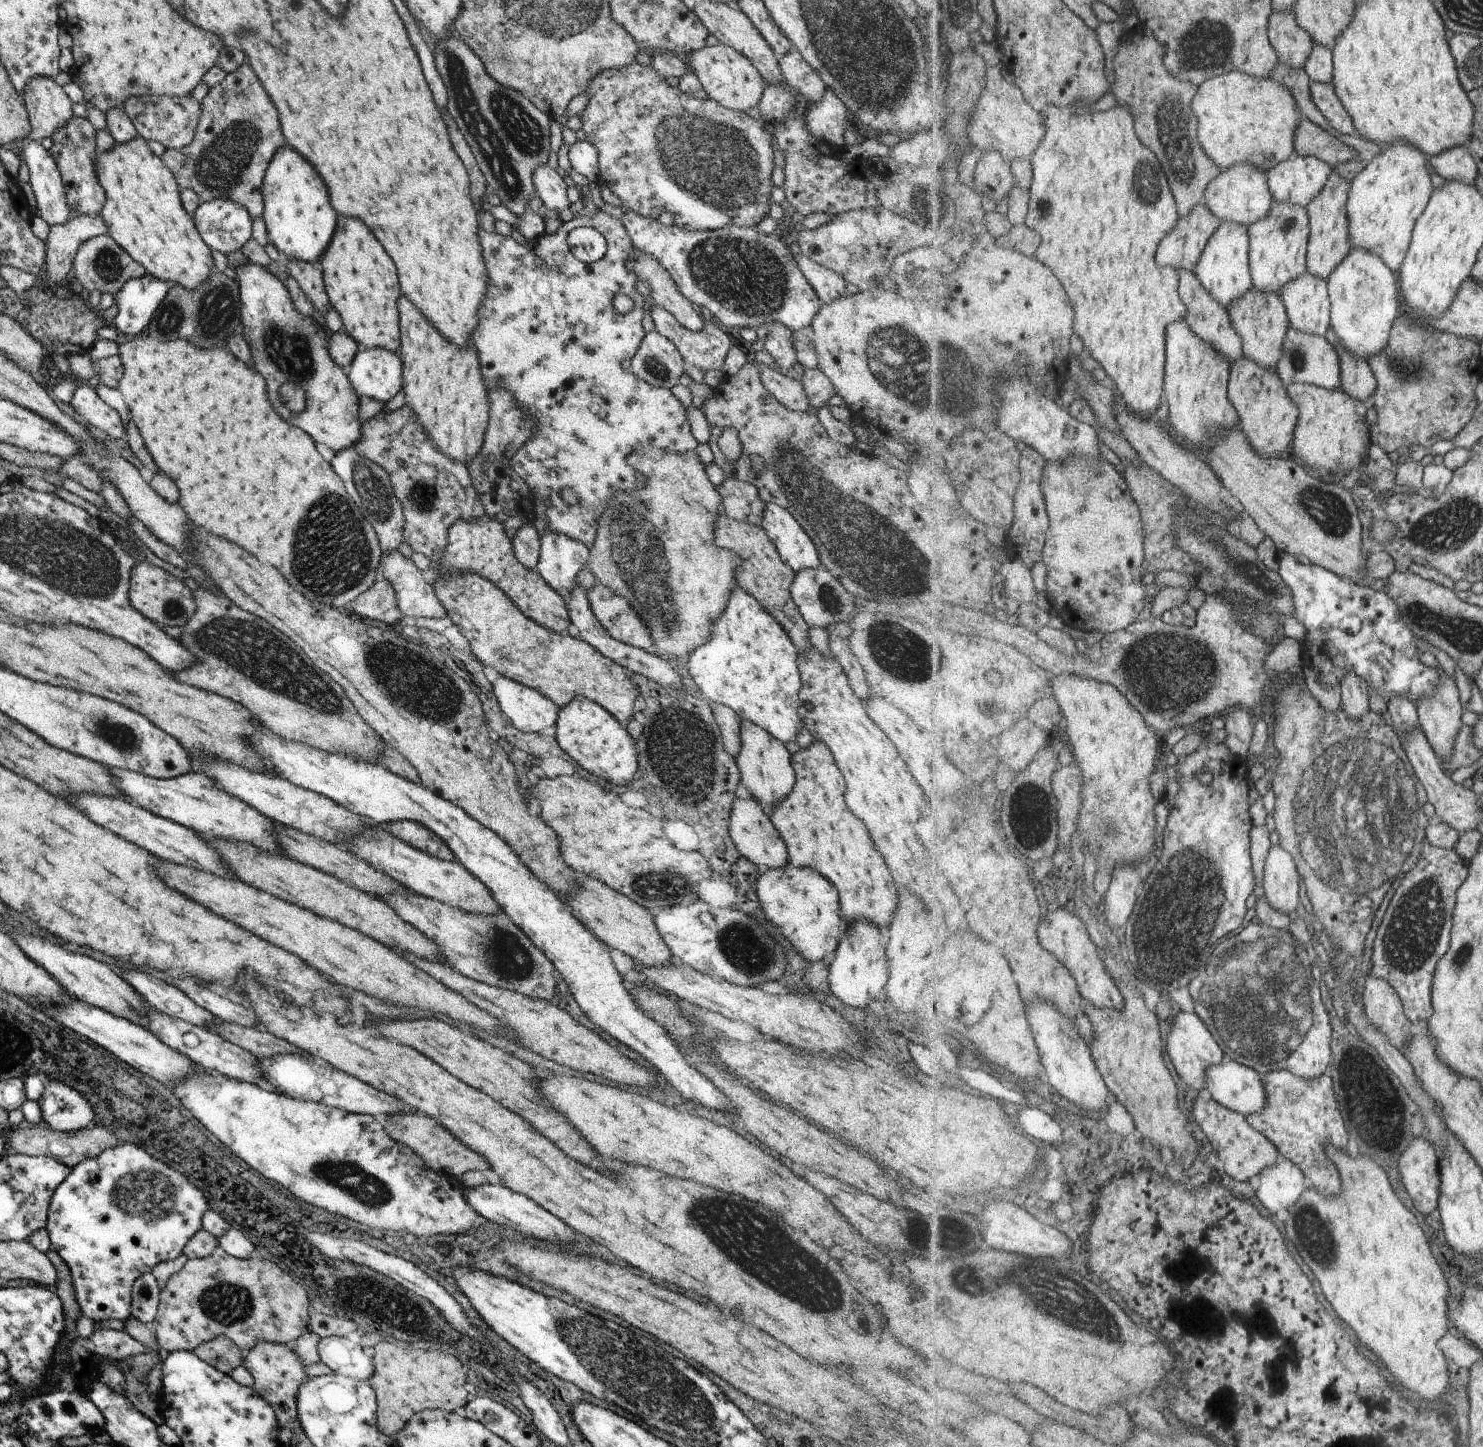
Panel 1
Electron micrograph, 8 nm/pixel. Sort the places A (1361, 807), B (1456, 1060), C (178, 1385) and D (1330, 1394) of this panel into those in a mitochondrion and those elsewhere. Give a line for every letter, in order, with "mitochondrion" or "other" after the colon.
A: mitochondrion
B: other
C: other
D: other

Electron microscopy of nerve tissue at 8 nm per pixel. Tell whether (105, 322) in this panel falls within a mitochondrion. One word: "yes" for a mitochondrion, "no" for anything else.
no

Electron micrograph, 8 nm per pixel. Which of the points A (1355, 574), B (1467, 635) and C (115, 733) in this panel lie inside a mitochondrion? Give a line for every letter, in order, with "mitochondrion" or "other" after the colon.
A: other
B: mitochondrion
C: mitochondrion

